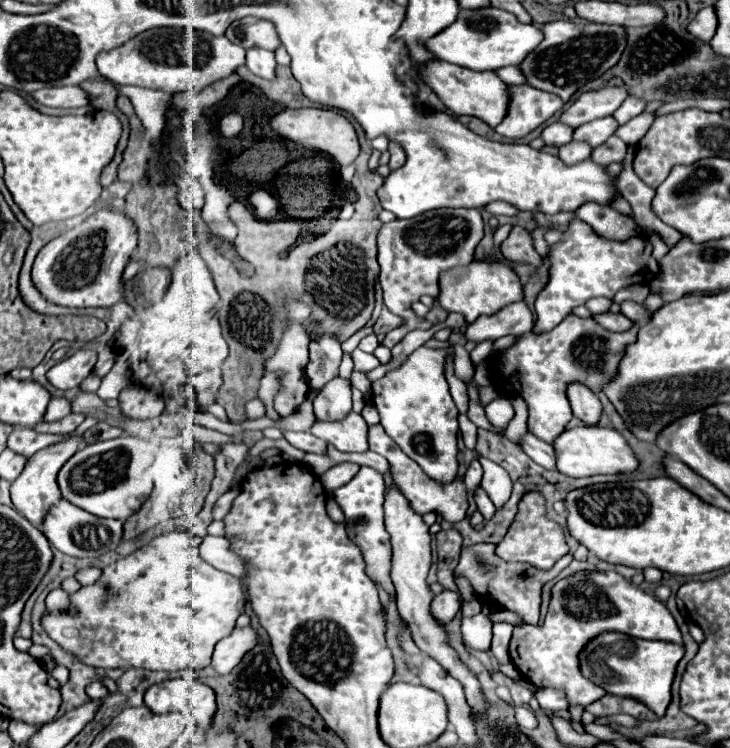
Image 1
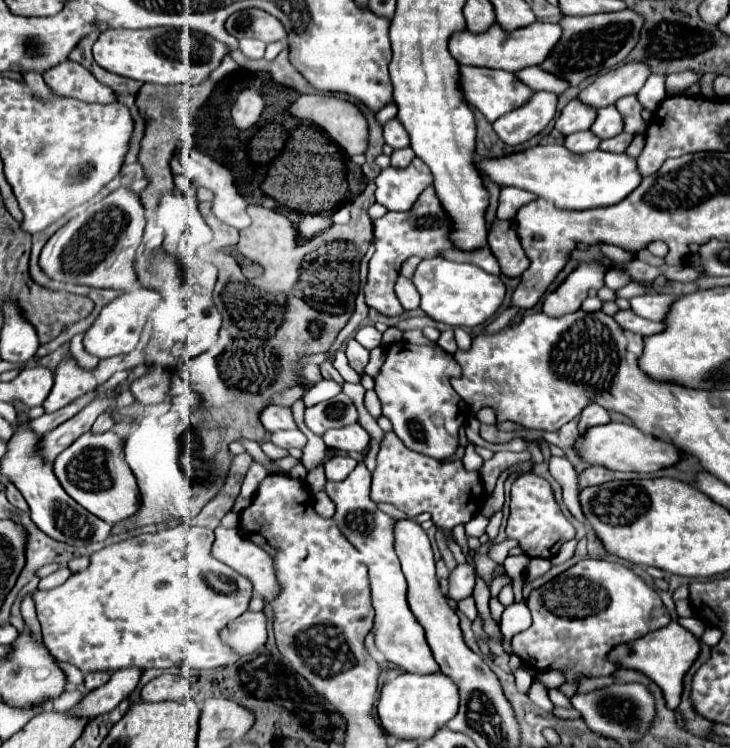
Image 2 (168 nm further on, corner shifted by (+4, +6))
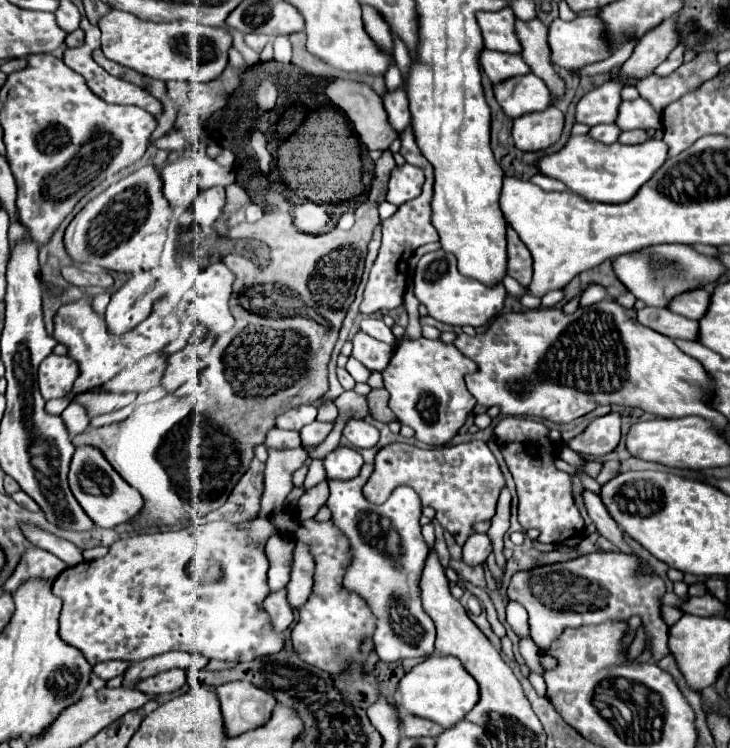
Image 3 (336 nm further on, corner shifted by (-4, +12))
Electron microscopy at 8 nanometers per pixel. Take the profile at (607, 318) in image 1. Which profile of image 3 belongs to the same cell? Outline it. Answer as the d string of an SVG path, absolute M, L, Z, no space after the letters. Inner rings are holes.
M646 306L642 310L636 312L638 314L638 320L640 324L676 340L676 338L682 338L682 340L698 340L698 322L696 320L688 320L680 314L674 314L670 312L668 308L652 308L652 306Z

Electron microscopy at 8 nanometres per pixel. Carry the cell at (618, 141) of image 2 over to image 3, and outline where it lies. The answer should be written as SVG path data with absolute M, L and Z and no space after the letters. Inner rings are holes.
M630 130L630 132L622 132L618 142L622 144L642 144L648 140L648 134L646 130Z

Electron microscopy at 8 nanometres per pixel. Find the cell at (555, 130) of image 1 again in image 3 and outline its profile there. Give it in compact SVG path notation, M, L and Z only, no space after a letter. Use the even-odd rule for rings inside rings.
M606 82L594 90L590 90L588 94L582 96L582 100L576 106L576 122L580 124L588 124L588 126L596 126L602 122L614 122L618 116L618 108L622 104L622 88L626 84L624 82Z

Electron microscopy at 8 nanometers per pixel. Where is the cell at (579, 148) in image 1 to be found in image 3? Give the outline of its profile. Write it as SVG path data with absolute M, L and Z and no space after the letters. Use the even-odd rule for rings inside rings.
M598 124L598 126L592 126L590 128L590 134L594 140L600 140L604 144L614 144L620 136L620 128L616 124Z

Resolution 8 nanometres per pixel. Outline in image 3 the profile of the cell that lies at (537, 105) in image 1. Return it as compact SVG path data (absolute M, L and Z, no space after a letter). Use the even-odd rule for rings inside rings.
M548 106L544 112L520 116L514 120L512 136L514 144L522 152L538 152L560 140L564 126L564 114L556 106Z

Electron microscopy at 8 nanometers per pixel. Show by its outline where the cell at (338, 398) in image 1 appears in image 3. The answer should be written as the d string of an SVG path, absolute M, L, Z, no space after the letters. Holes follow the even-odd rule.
M312 422L308 424L302 432L300 432L300 440L302 440L302 448L314 448L320 442L324 442L324 438L330 434L334 422Z

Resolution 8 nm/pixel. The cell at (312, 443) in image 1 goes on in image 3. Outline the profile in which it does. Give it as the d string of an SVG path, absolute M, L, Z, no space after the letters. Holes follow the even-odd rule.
M272 428L266 434L264 446L266 448L276 448L276 450L280 450L280 448L298 448L300 446L300 434L298 432L292 432L292 430Z

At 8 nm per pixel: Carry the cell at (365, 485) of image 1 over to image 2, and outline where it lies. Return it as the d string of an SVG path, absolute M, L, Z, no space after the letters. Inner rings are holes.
M360 462L346 480L326 482L324 490L336 504L334 520L338 528L348 538L348 542L352 542L358 548L368 568L372 606L376 610L376 618L374 618L376 646L386 656L388 662L404 668L410 674L436 674L440 672L440 666L434 662L434 654L426 644L424 630L414 620L414 614L410 612L406 602L406 578L400 570L400 562L394 552L394 534L392 534L394 518L380 512L376 504L370 500L370 478L372 474L364 466L364 462Z

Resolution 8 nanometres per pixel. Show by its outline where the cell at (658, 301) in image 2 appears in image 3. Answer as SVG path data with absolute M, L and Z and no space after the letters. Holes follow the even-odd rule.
M700 288L680 294L676 300L672 300L670 310L680 316L688 316L692 320L702 320L702 316L706 316L708 312L708 306L710 306L710 294Z

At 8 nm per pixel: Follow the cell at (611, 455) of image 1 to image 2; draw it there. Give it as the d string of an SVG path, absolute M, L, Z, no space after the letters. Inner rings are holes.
M610 422L604 426L592 426L576 438L574 450L580 458L590 462L592 466L604 466L622 472L656 472L660 468L678 462L678 450L672 444L664 444L652 436L646 436L640 430L636 430L632 424Z

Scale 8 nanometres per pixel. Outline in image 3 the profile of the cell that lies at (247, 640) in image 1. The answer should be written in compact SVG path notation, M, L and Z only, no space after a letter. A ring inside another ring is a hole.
M282 588L282 590L278 590L278 592L270 592L268 598L264 600L264 608L266 608L266 612L272 616L272 622L274 622L276 632L286 630L286 628L294 622L294 610L292 610L292 606L288 604L286 588Z

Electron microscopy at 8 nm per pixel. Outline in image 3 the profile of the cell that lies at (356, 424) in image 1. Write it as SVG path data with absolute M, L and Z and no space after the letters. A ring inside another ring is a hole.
M352 420L344 426L344 438L354 446L354 448L372 448L378 444L380 432L364 422L364 420Z

